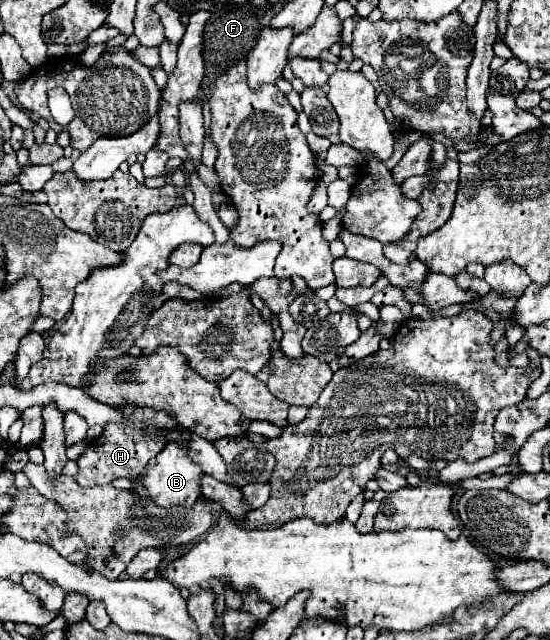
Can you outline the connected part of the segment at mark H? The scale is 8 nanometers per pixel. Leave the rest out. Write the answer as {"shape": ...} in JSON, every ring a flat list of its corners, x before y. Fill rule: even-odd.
{"shape":[[121,405,119,411,127,419,127,423,107,423,99,439,95,439,77,459,79,473,73,477,83,487,97,487,97,485,111,485,115,479,139,479,145,473,145,465,151,457,155,457,163,445,167,445,165,435,151,437,145,433,147,427,155,427,159,431,173,431,179,427,177,419,167,411,157,411,151,407,137,407,137,405]]}

